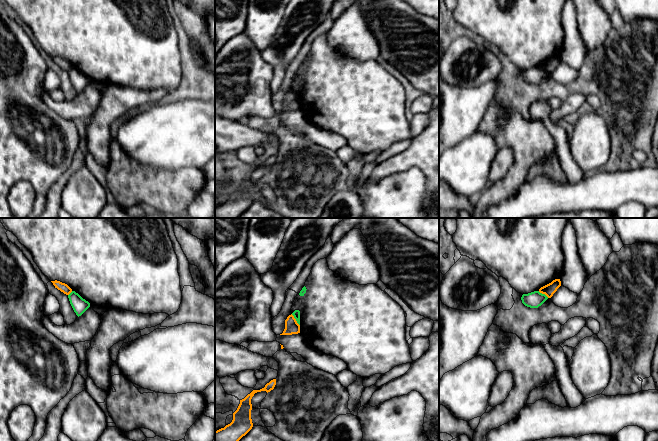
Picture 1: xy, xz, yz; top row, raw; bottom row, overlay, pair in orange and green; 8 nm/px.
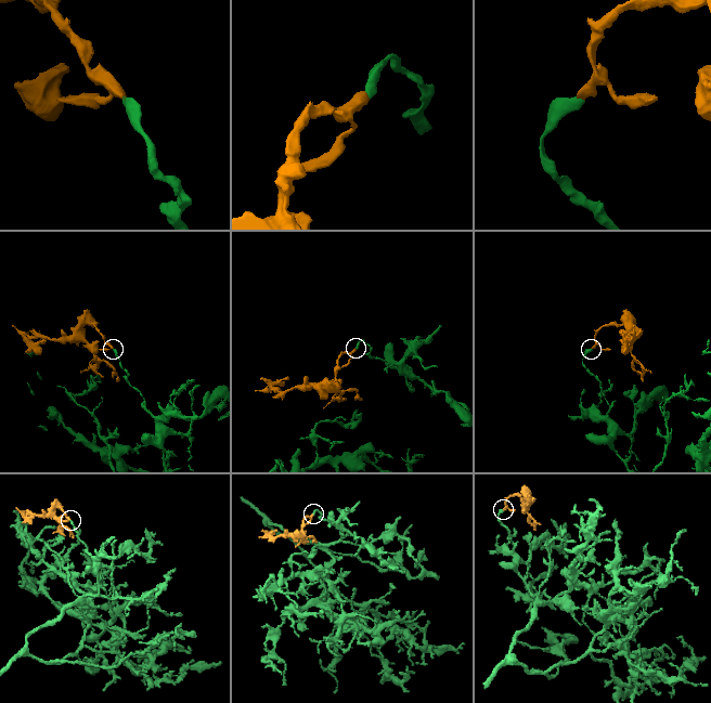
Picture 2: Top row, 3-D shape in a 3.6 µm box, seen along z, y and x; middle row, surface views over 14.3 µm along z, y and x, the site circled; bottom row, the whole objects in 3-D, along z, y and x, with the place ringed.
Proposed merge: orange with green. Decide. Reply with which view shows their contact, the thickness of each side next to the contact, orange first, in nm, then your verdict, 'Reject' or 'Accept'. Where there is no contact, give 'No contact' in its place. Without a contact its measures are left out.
Touches orange in xz. Thickness 110 nm (orange) against 60 nm. Reject

